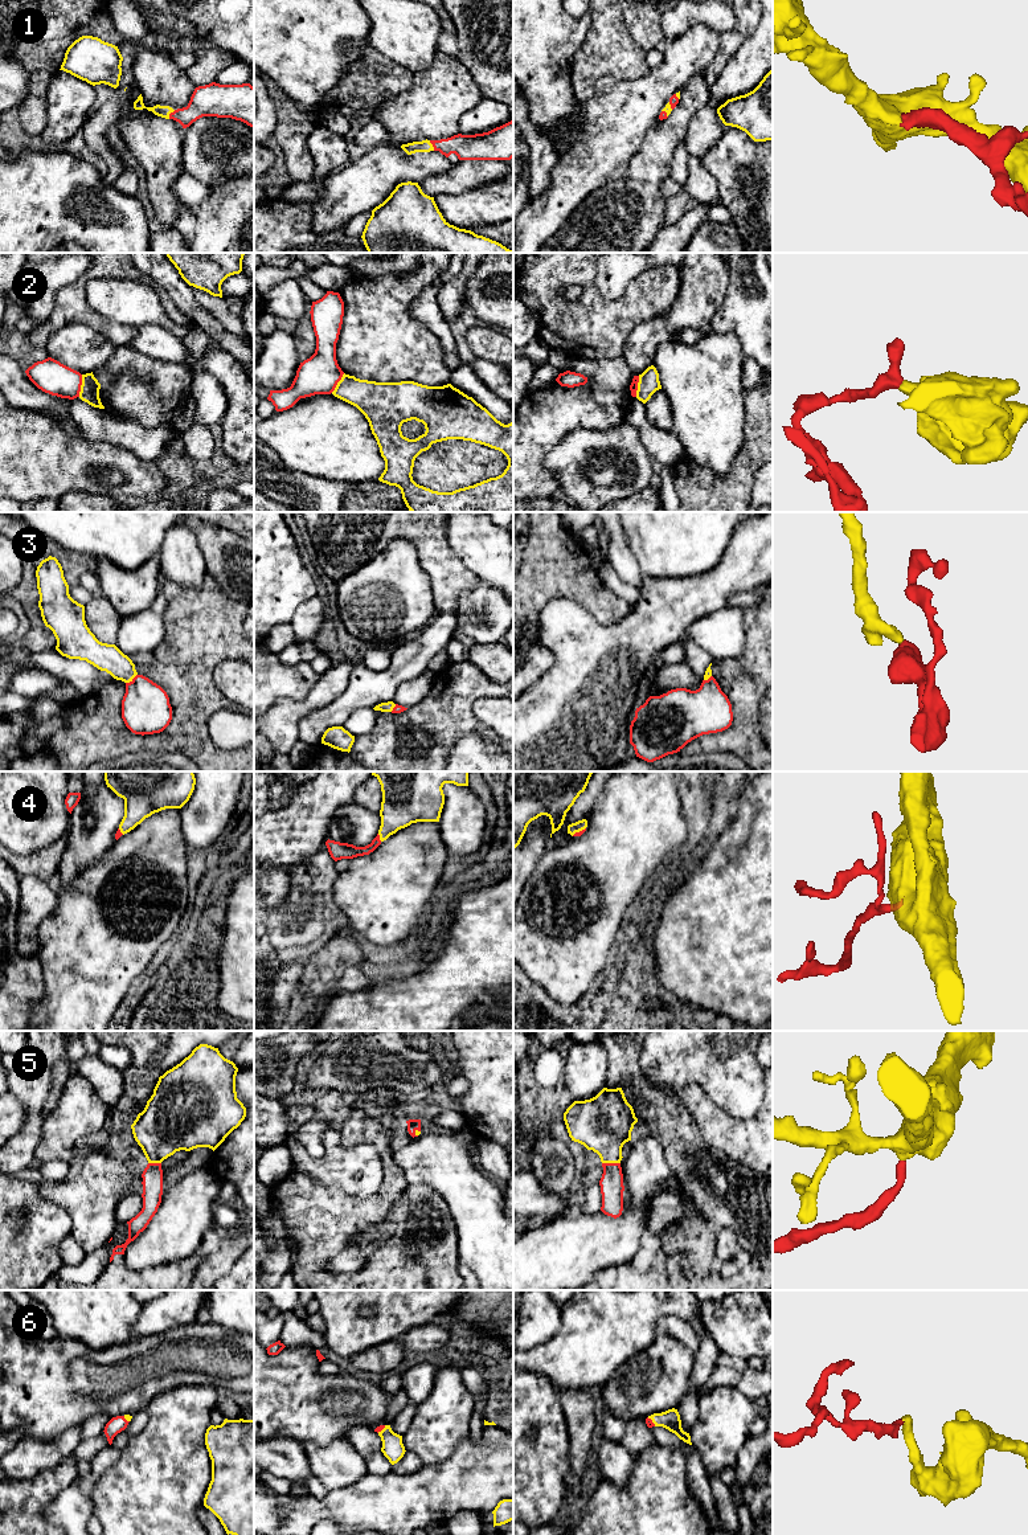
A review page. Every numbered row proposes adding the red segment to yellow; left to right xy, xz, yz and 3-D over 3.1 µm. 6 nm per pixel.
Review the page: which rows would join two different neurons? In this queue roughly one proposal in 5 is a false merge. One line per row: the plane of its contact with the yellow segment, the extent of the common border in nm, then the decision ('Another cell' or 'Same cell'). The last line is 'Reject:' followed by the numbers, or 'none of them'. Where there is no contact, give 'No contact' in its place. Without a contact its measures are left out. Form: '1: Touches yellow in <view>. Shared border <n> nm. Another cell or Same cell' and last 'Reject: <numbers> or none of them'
1: Touches yellow in xy. Shared border 70 nm. Same cell
2: Touches yellow in xy. Shared border 140 nm. Another cell
3: Touches yellow in xy. Shared border 90 nm. Same cell
4: Touches yellow in xz. Shared border 50 nm. Same cell
5: Touches yellow in yz. Shared border 110 nm. Same cell
6: Touches yellow in yz. Shared border 80 nm. Same cell
Reject: 2

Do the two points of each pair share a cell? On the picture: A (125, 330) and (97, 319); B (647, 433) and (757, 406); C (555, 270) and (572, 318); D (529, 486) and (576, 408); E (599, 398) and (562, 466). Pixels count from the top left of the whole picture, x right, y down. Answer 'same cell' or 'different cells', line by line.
A: same cell
B: different cells
C: same cell
D: same cell
E: different cells

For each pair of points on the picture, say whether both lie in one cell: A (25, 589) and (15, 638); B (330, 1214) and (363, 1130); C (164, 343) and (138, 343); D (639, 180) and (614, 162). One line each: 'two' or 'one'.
A: two
B: one
C: one
D: two

